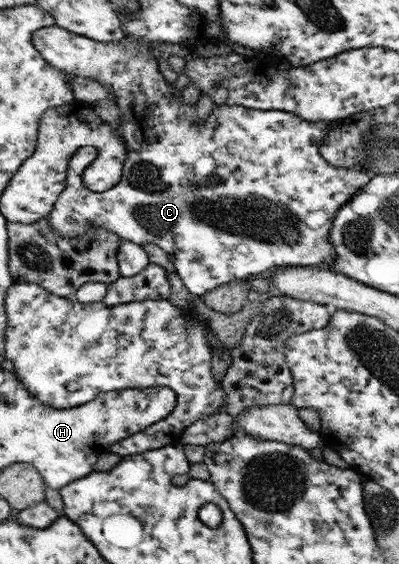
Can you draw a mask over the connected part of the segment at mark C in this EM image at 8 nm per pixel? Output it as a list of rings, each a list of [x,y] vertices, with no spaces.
[[[58,24],[49,27],[39,28],[34,32],[32,40],[35,47],[45,57],[50,65],[63,69],[64,72],[70,72],[76,77],[94,78],[98,83],[110,87],[111,98],[118,105],[121,121],[112,126],[115,132],[119,132],[123,136],[123,140],[127,141],[127,159],[124,159],[123,176],[118,184],[104,192],[94,192],[88,188],[85,181],[88,169],[94,168],[95,151],[93,147],[83,148],[79,154],[75,156],[72,163],[71,178],[67,182],[67,188],[59,196],[55,202],[54,210],[50,212],[51,227],[61,237],[79,237],[84,234],[90,227],[102,227],[103,229],[115,232],[122,241],[134,242],[134,244],[158,244],[162,250],[169,255],[169,260],[174,264],[176,272],[183,280],[184,287],[190,293],[198,296],[206,295],[234,280],[247,280],[248,278],[264,275],[269,270],[276,267],[319,267],[324,264],[334,263],[338,256],[335,256],[335,245],[330,241],[330,230],[334,226],[335,216],[344,204],[350,202],[352,196],[362,190],[364,186],[372,180],[373,175],[366,172],[354,171],[354,169],[345,169],[336,167],[327,161],[320,146],[326,139],[327,132],[331,130],[331,124],[326,120],[309,121],[303,117],[291,112],[281,110],[256,110],[244,108],[243,106],[216,105],[212,113],[204,122],[196,123],[196,104],[185,104],[180,100],[181,92],[174,90],[174,84],[166,82],[163,74],[159,69],[158,63],[154,60],[149,51],[149,44],[144,39],[124,36],[119,41],[114,42],[98,42],[85,36],[74,34],[69,30],[60,28]]]

